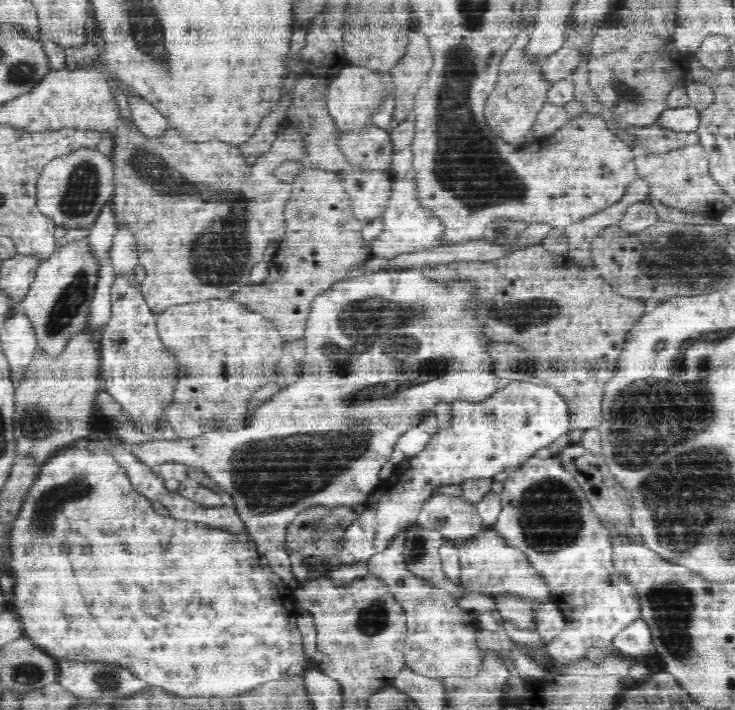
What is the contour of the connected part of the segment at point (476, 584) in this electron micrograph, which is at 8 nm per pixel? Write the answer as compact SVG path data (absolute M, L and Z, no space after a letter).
M492 527L484 529L476 538L467 541L466 546L460 546L457 550L460 558L460 584L457 581L457 586L462 586L466 592L476 592L482 596L510 594L510 596L524 598L526 602L542 602L550 596L548 584L540 576L536 576L537 573L532 570L532 565L528 562L526 554L515 547L508 546L505 538L502 538Z

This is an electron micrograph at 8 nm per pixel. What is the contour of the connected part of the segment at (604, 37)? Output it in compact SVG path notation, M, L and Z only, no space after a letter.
M604 24L595 32L584 62L592 92L608 110L611 110L615 123L646 126L657 122L660 115L669 108L668 95L676 89L676 86L683 87L684 82L688 82L687 61L693 56L682 56L681 50L677 49L676 38L673 37L674 32L664 38L664 36L654 36L642 30L634 30L634 28L630 32L620 28L618 24Z

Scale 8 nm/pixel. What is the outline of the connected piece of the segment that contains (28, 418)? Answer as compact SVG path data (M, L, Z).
M40 378L22 380L16 387L14 426L19 454L35 454L38 462L44 462L56 450L72 447L76 440L90 434L90 416L98 393L105 390L105 382L100 378Z

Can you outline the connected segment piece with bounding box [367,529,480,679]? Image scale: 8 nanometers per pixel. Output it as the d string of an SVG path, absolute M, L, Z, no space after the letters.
M406 529L398 530L389 540L388 547L374 554L367 562L368 576L376 577L384 583L384 588L398 602L396 605L404 608L404 615L408 618L404 644L405 664L424 676L436 679L474 674L480 666L480 649L475 644L475 632L478 628L470 624L470 613L456 606L454 598L448 592L430 588L425 580L408 572L402 558L406 537Z

